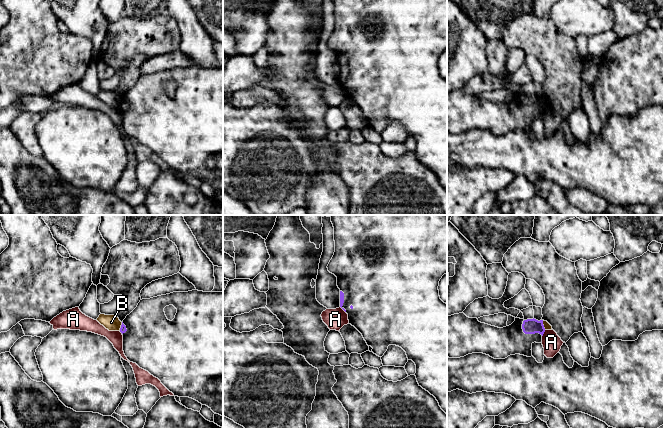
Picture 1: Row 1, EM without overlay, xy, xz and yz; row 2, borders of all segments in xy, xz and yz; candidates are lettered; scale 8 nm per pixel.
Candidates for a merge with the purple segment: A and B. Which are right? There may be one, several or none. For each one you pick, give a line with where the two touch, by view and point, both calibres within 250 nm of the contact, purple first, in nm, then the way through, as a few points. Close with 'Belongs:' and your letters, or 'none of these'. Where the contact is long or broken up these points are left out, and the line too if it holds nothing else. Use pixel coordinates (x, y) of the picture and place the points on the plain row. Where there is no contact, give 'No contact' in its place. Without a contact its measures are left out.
Belongs: none of these

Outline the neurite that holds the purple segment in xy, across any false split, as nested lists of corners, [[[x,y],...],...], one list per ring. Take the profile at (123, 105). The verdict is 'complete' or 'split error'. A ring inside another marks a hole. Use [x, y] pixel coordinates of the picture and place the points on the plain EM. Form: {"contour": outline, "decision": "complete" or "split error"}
{"contour": [[[192,66],[142,75],[123,96],[120,108],[123,127],[130,138],[158,154],[174,172],[192,174],[223,192],[223,68]],[[169,81],[177,85],[172,97],[164,88]]], "decision": "split error"}

